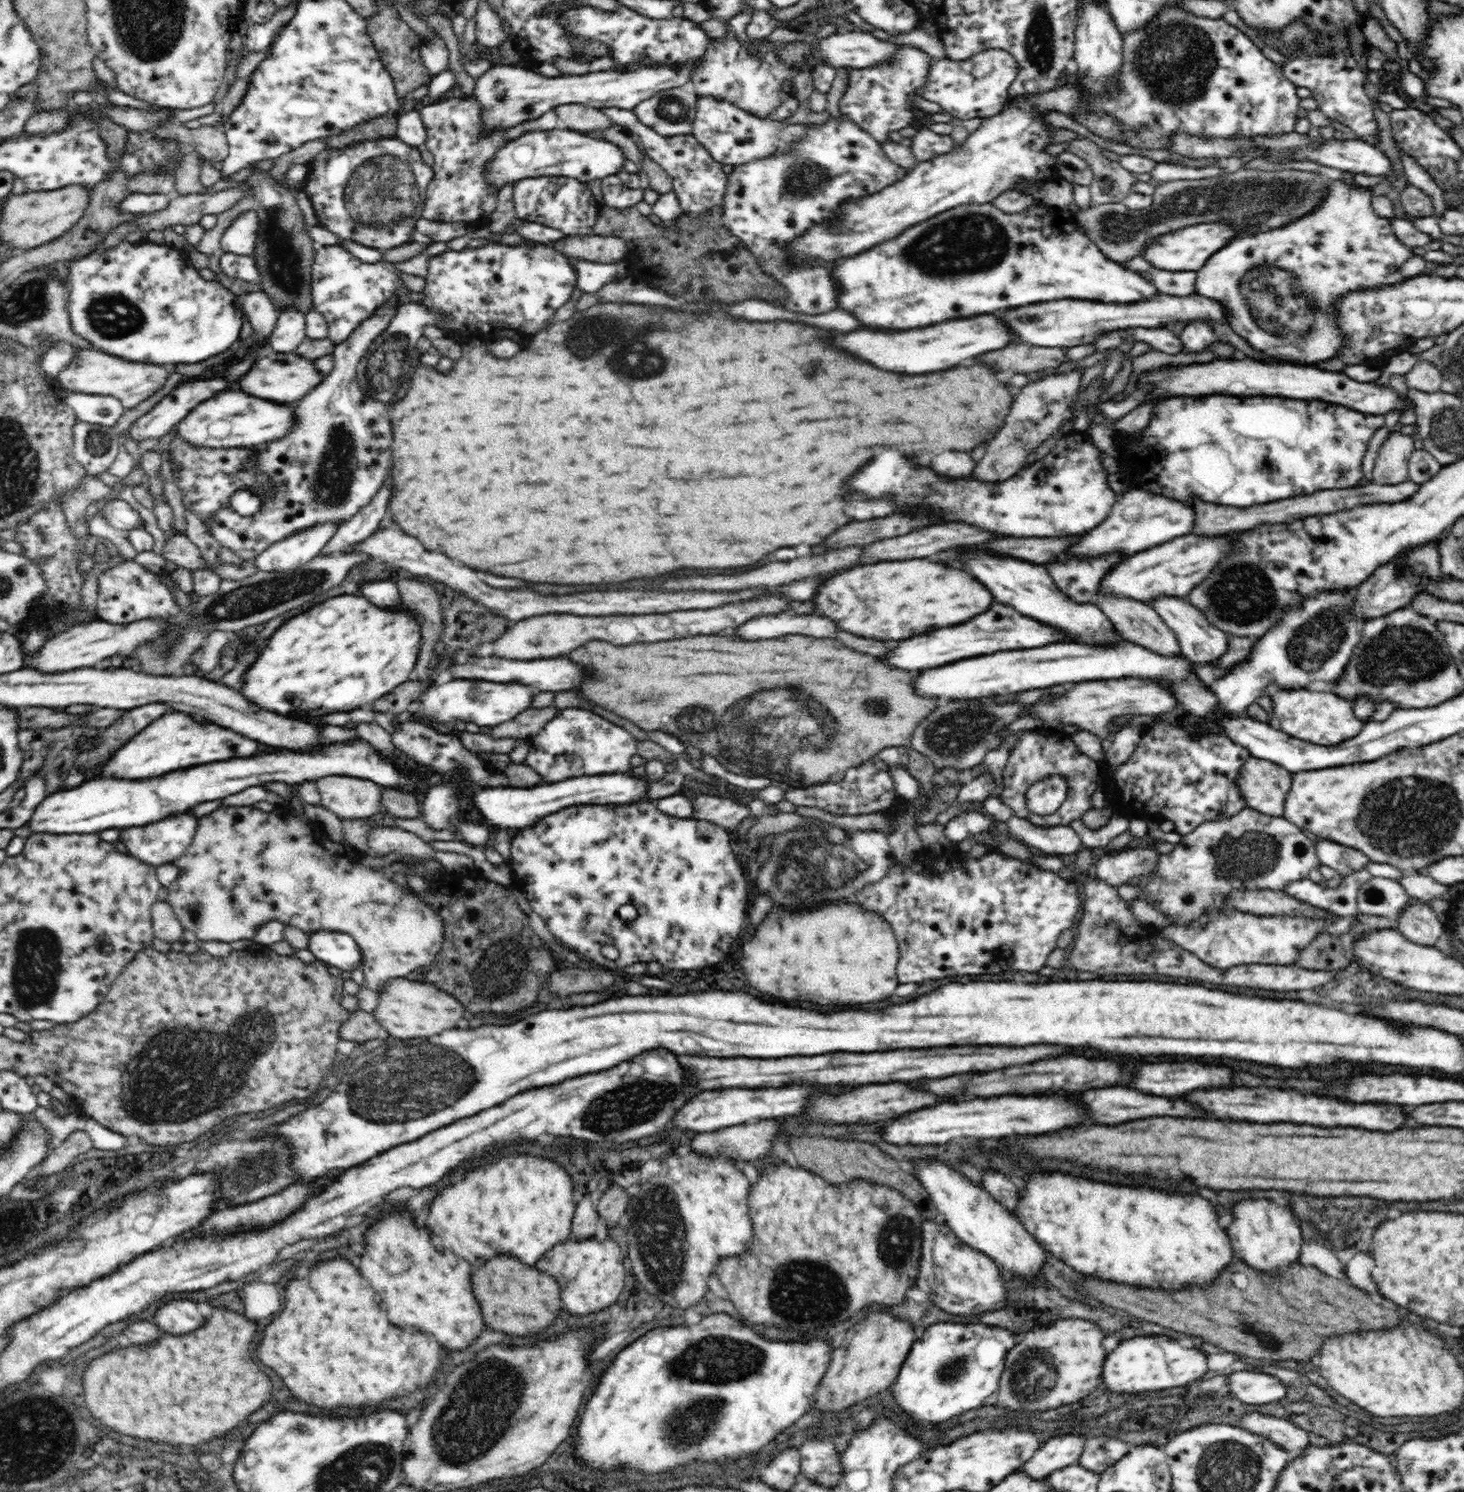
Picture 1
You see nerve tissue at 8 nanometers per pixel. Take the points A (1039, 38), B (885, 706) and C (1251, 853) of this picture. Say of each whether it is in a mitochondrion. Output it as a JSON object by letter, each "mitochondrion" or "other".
{"A":"mitochondrion","B":"mitochondrion","C":"mitochondrion"}

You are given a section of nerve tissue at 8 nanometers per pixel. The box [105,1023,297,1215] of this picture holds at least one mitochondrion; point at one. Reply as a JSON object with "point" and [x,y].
{"point":[266,1165]}

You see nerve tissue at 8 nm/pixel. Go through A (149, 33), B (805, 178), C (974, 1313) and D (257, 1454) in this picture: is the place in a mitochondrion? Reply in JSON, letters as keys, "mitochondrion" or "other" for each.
{"A":"mitochondrion","B":"mitochondrion","C":"other","D":"other"}

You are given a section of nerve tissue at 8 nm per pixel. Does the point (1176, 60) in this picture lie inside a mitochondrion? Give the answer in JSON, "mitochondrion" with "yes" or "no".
{"mitochondrion":"yes"}

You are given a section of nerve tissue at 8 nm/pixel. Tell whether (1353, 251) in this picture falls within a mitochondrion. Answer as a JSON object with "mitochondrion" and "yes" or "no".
{"mitochondrion":"no"}

